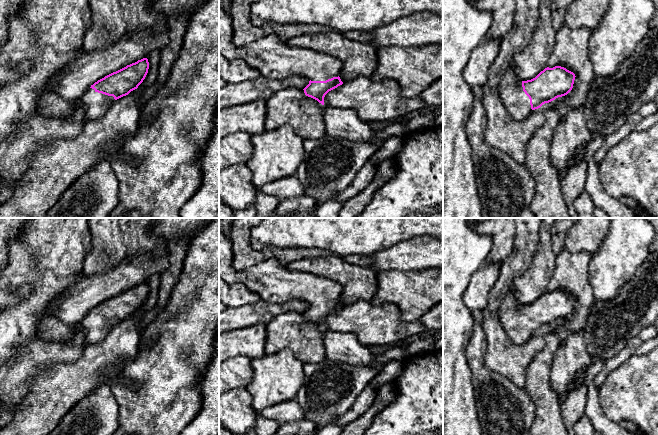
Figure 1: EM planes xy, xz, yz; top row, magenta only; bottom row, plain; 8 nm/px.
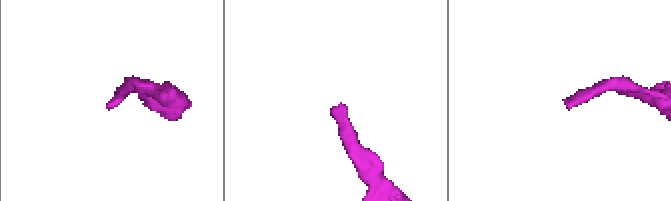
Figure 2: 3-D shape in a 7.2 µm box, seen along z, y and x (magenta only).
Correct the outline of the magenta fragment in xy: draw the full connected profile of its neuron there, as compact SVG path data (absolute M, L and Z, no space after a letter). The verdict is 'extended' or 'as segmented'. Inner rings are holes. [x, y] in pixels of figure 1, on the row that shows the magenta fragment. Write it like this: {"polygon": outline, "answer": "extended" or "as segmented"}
{"polygon": "M143 58L105 76L91 85L90 88L94 89L95 92L113 96L117 100L137 89L145 79L148 69L148 59Z", "answer": "as segmented"}

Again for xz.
{"polygon": "M219 8L219 53L227 59L245 60L249 65L258 69L261 76L267 78L286 78L291 75L302 75L309 78L309 84L303 89L306 96L317 100L324 105L325 95L342 85L339 75L342 71L342 62L330 55L311 49L295 47L281 41L276 35L269 35L257 42L244 47L233 43L232 19L229 12Z", "answer": "extended"}

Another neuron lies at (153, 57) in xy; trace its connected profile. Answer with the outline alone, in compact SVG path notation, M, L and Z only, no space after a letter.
M160 49L152 50L146 58L149 62L149 69L145 79L142 82L142 89L156 82L160 62Z

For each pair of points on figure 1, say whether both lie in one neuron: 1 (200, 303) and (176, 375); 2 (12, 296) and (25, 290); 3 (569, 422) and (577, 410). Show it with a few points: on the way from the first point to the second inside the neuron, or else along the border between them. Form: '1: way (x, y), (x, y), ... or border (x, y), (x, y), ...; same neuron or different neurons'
1: way (189, 321), (176, 346), (176, 357); same neuron
2: way (15, 296), (22, 292); same neuron
3: way (570, 419), (574, 413); same neuron

